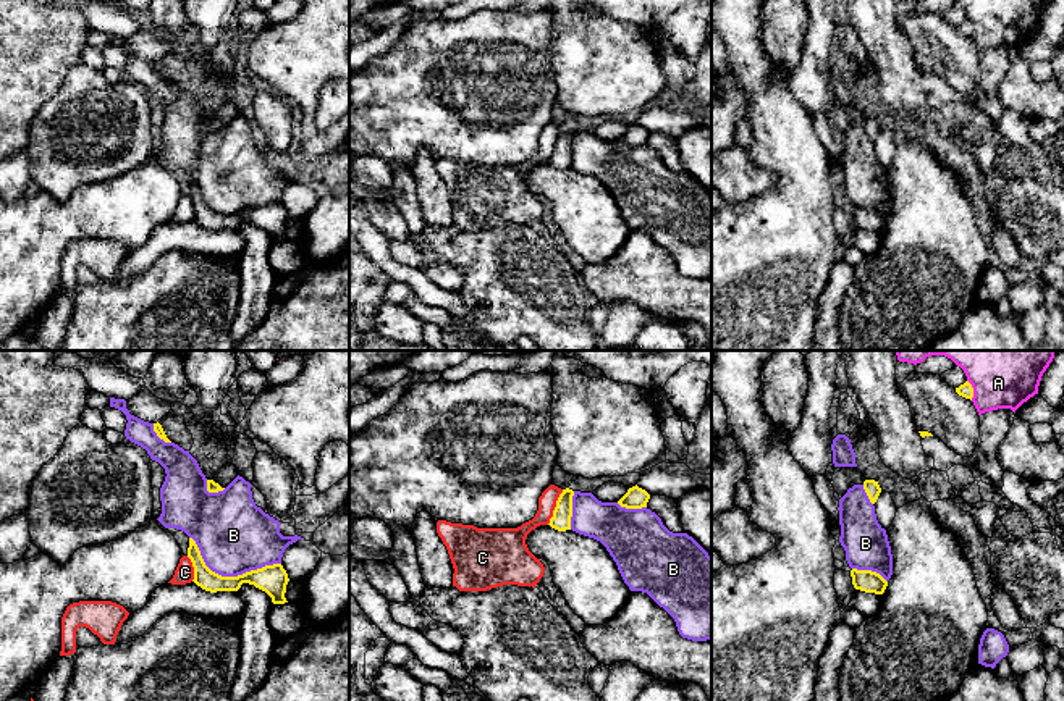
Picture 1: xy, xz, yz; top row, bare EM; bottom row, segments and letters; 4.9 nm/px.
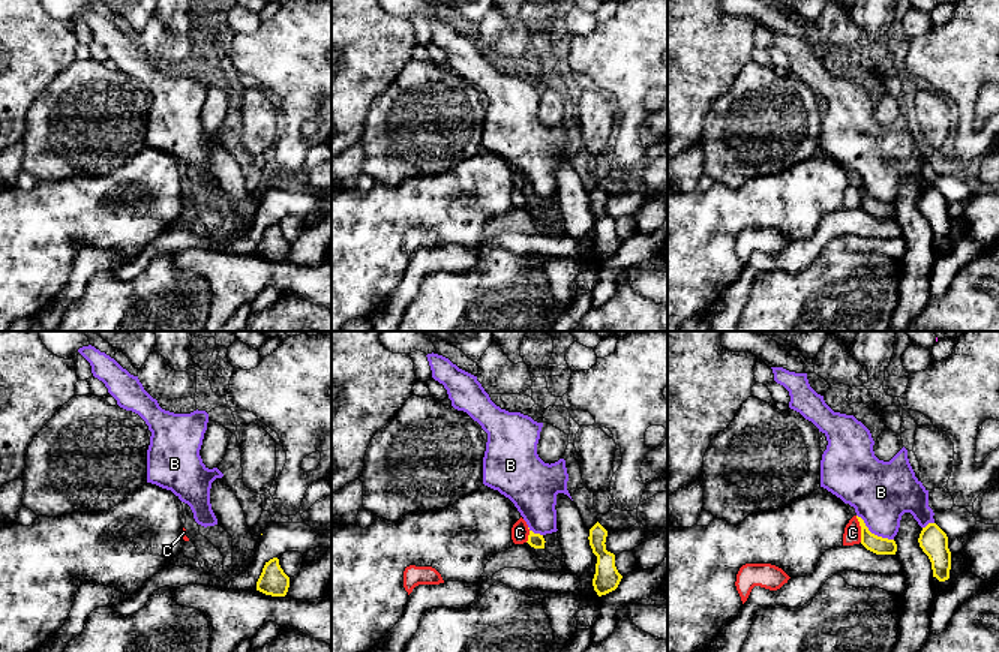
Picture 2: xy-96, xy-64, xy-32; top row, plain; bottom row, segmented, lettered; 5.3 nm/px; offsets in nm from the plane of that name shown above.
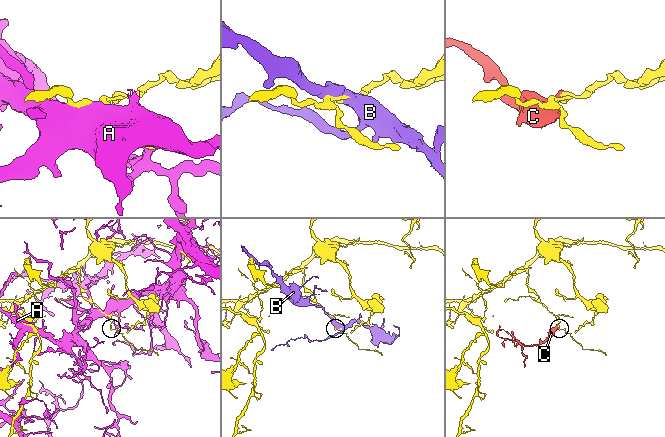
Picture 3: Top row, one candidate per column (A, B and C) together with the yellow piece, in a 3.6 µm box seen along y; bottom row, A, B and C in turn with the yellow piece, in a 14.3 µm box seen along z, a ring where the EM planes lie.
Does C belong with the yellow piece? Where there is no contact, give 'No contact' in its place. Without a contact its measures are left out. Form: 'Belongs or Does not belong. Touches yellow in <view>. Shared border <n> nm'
Does not belong. Touches yellow in xz. Shared border 190 nm

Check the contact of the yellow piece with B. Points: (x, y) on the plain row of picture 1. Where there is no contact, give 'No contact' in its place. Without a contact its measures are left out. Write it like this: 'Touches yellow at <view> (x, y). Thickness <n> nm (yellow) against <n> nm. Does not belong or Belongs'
Touches yellow at xy (230, 215). Thickness 140 nm (yellow) against 380 nm. Does not belong

